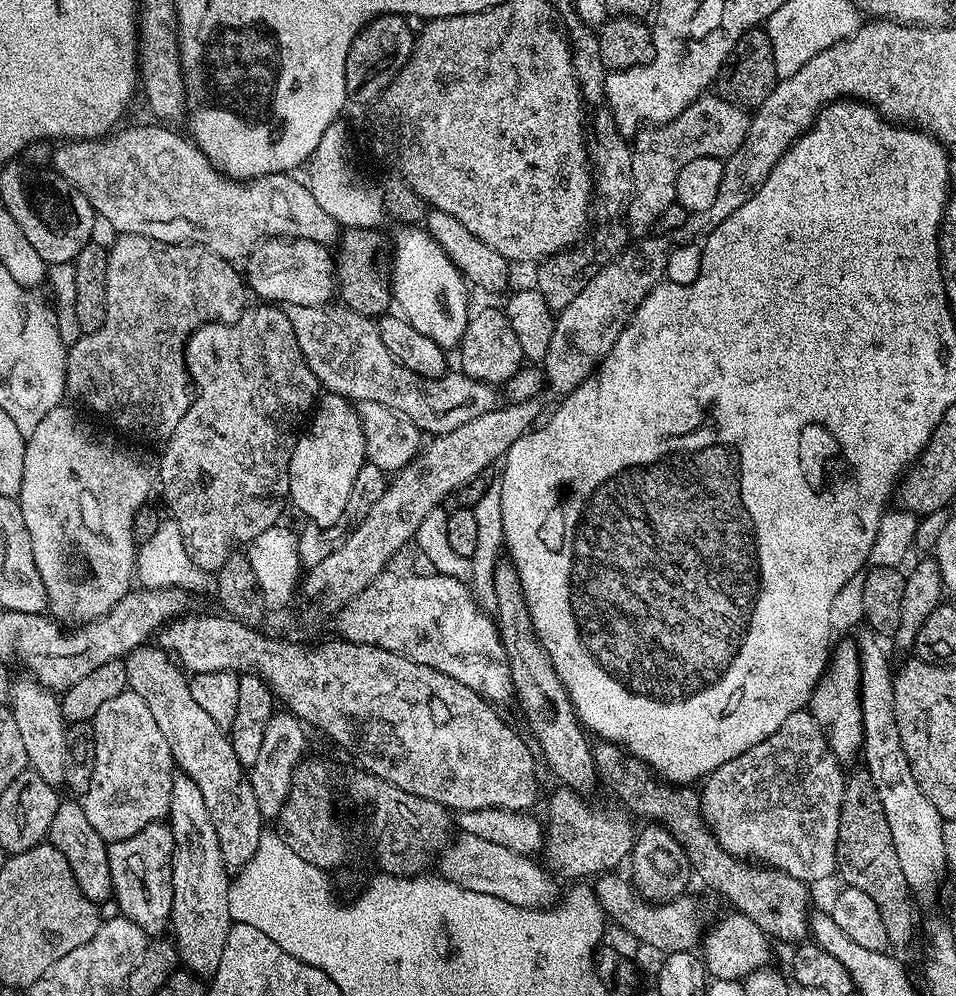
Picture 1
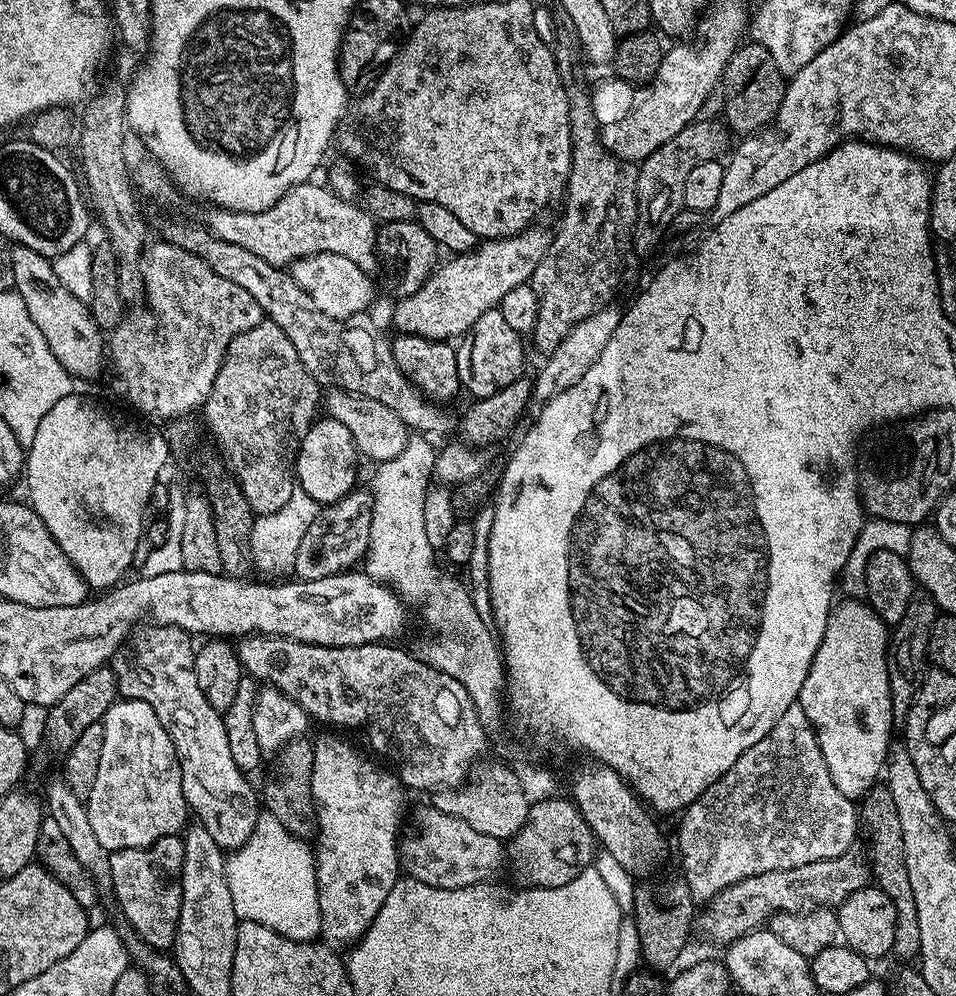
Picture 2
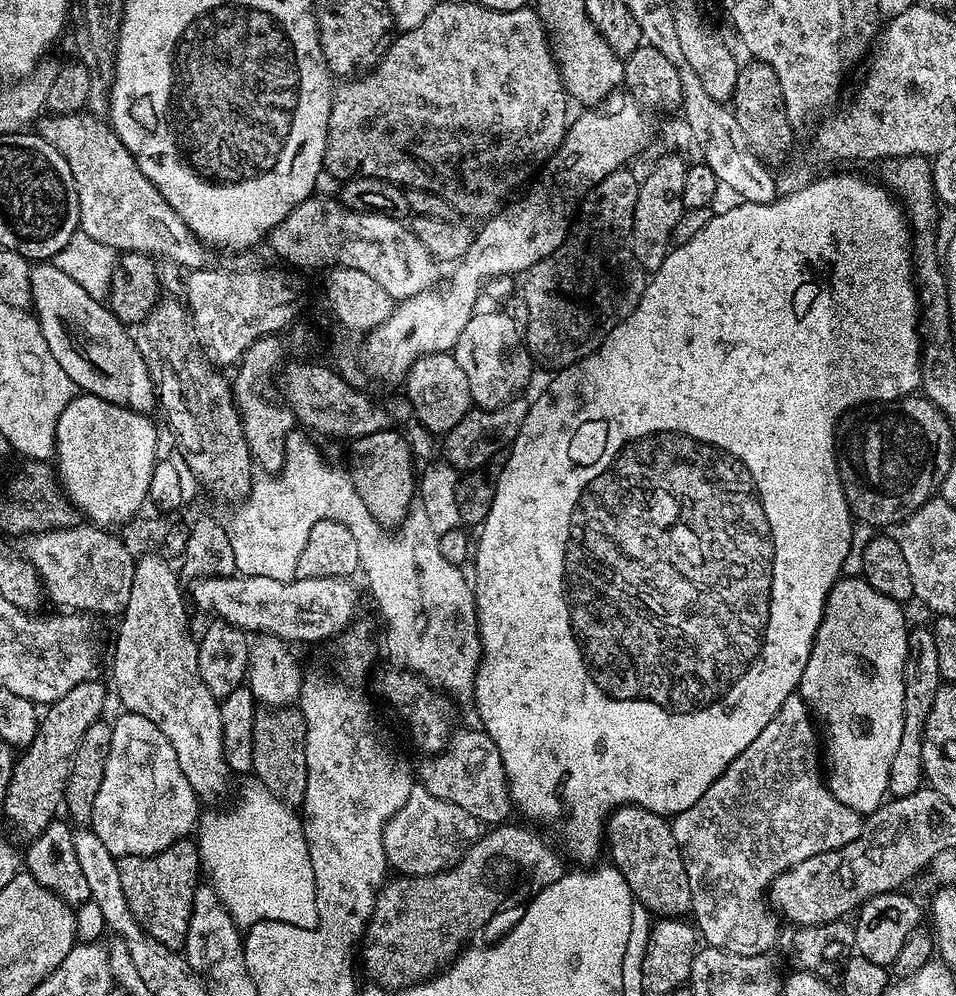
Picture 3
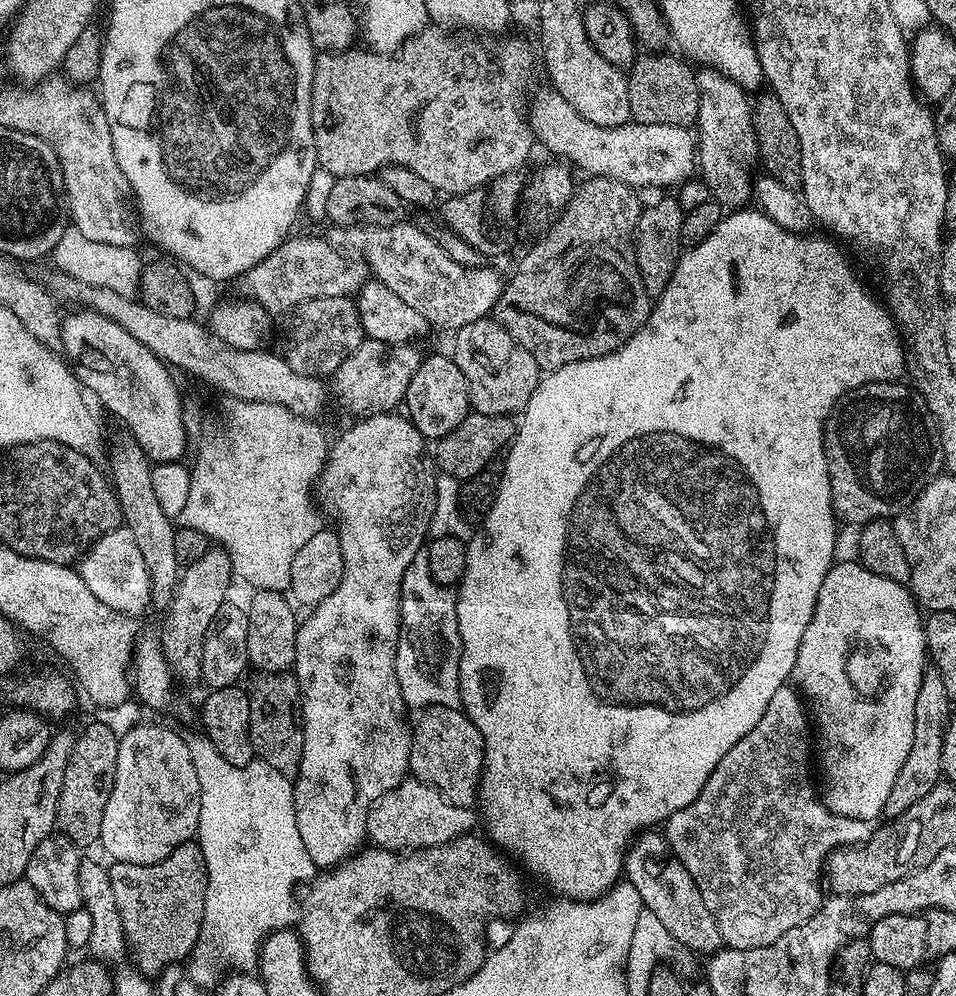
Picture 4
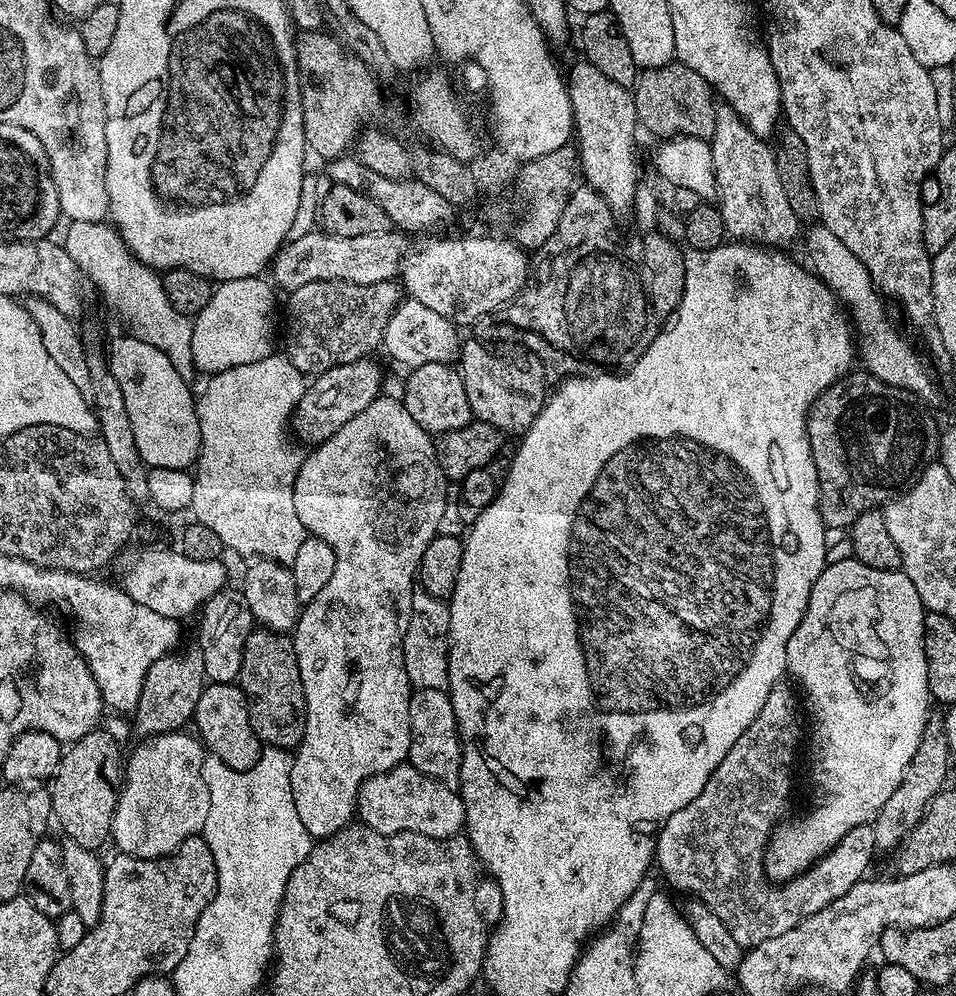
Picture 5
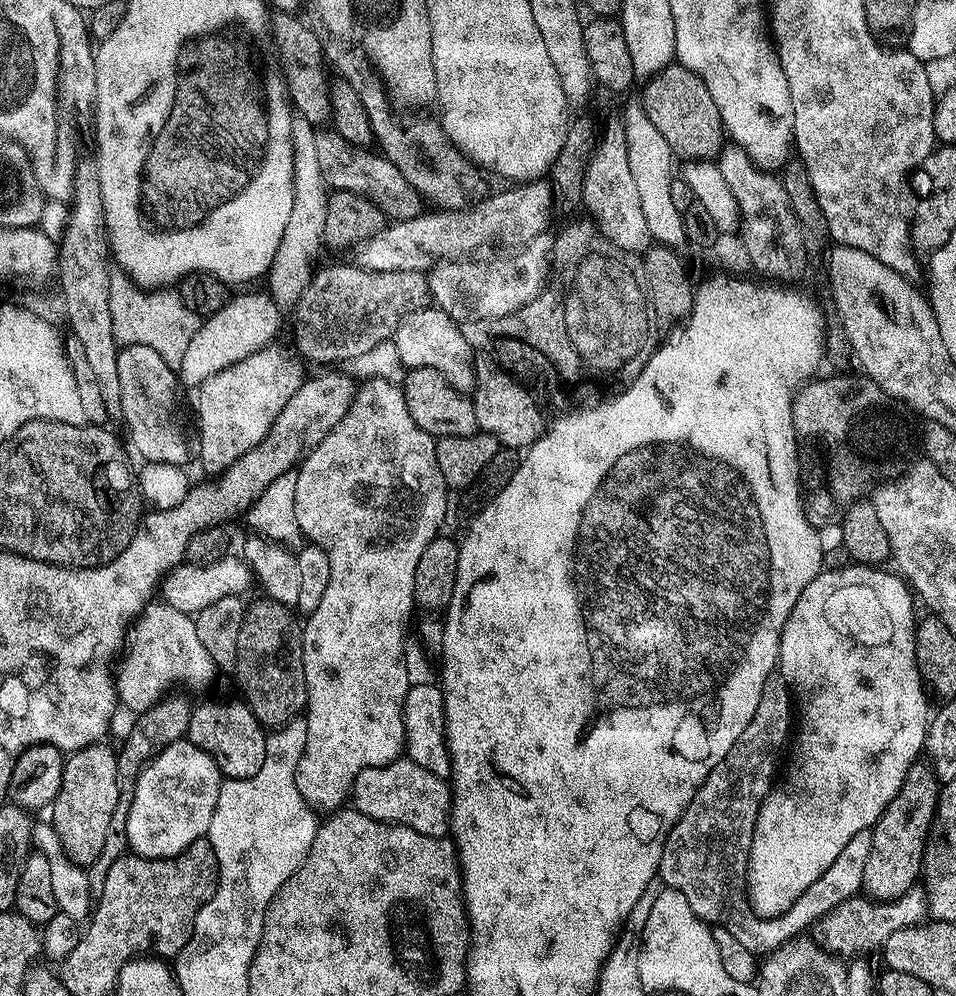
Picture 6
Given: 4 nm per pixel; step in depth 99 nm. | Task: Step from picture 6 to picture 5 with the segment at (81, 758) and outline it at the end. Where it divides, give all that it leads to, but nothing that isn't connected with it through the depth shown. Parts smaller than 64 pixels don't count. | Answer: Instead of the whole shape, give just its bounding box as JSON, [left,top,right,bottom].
[50,726,121,850]

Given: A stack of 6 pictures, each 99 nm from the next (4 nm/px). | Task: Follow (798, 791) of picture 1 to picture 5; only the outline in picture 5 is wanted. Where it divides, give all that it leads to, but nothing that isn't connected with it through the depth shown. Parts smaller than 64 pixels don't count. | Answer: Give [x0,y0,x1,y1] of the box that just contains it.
[654,682,878,950]

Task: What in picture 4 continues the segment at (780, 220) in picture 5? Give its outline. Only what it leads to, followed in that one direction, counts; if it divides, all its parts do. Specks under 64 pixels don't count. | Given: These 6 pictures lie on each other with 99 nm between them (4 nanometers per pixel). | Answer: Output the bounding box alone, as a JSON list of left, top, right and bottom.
[694,67,757,210]

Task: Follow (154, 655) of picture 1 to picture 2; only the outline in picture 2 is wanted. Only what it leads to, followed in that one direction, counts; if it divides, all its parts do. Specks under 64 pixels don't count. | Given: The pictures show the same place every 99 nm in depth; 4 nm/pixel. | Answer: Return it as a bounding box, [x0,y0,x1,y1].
[110,623,262,850]

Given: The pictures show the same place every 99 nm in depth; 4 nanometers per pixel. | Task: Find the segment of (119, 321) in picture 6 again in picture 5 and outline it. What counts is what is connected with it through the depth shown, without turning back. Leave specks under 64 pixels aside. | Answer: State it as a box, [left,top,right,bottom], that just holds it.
[62,220,197,381]

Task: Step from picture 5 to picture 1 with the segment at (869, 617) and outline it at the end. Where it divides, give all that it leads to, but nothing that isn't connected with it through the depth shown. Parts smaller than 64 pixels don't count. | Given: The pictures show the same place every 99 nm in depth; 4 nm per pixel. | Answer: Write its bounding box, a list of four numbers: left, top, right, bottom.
[810,643,864,762]

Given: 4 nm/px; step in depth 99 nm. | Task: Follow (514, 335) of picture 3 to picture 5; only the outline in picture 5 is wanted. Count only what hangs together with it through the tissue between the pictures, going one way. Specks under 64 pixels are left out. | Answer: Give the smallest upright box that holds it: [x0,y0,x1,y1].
[458,339,546,434]

